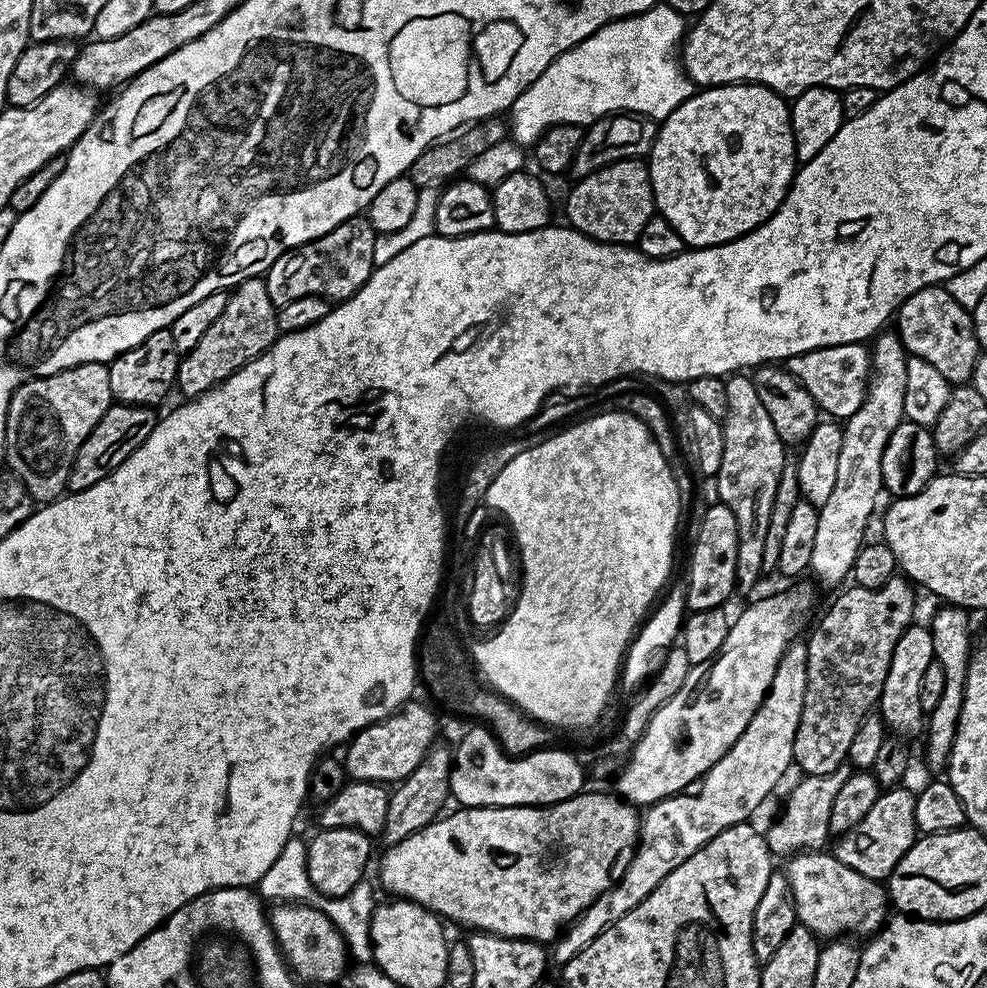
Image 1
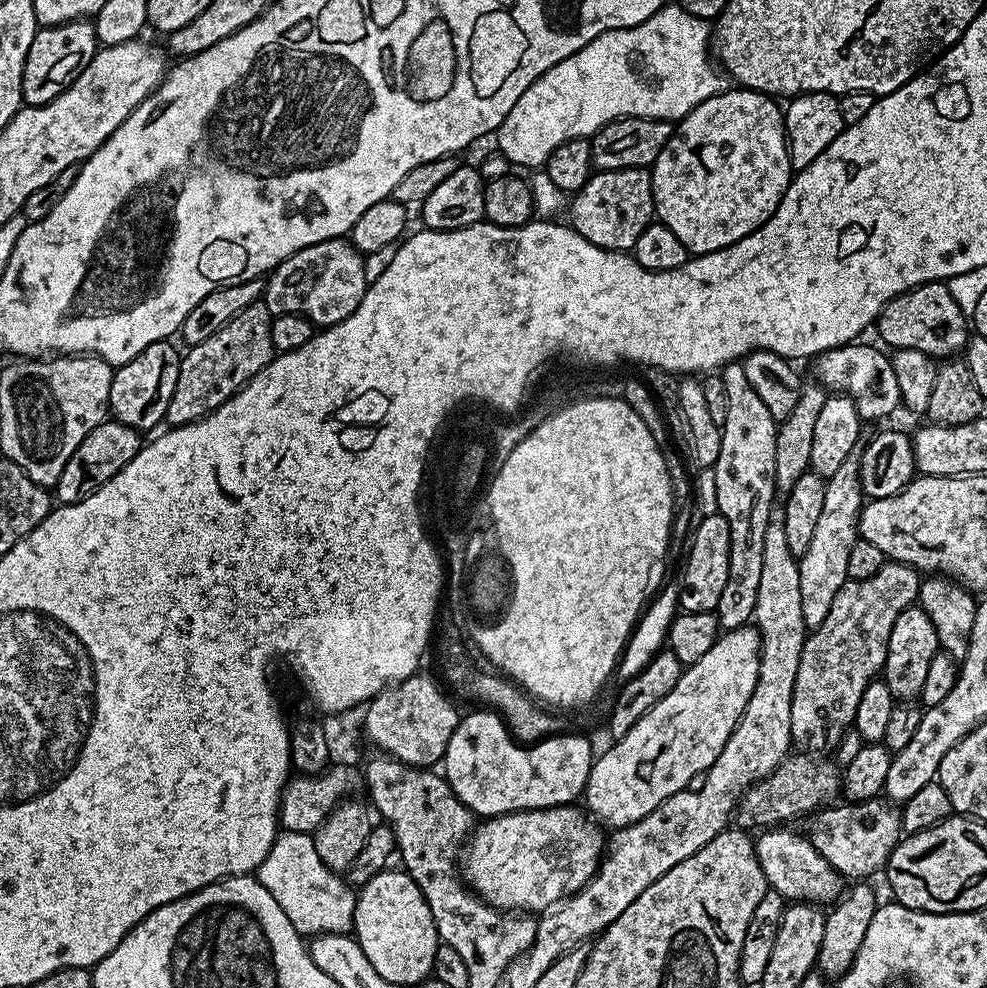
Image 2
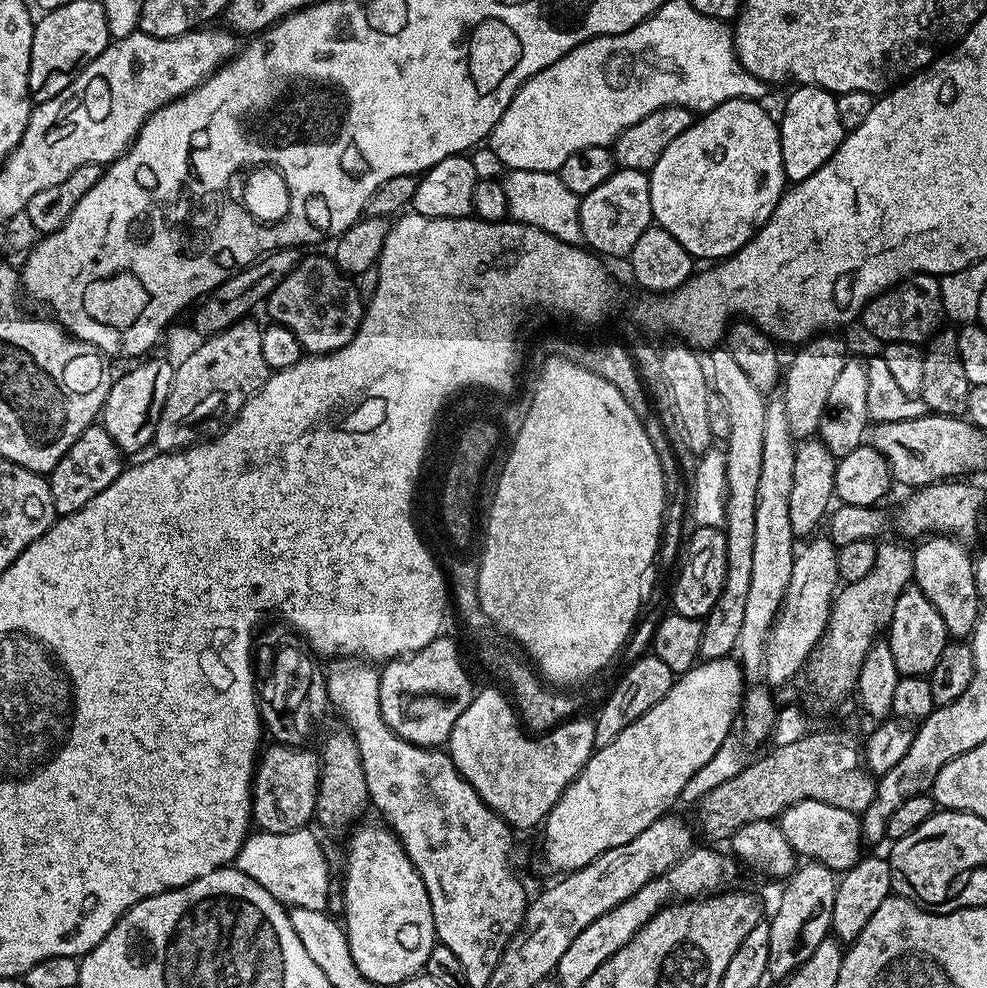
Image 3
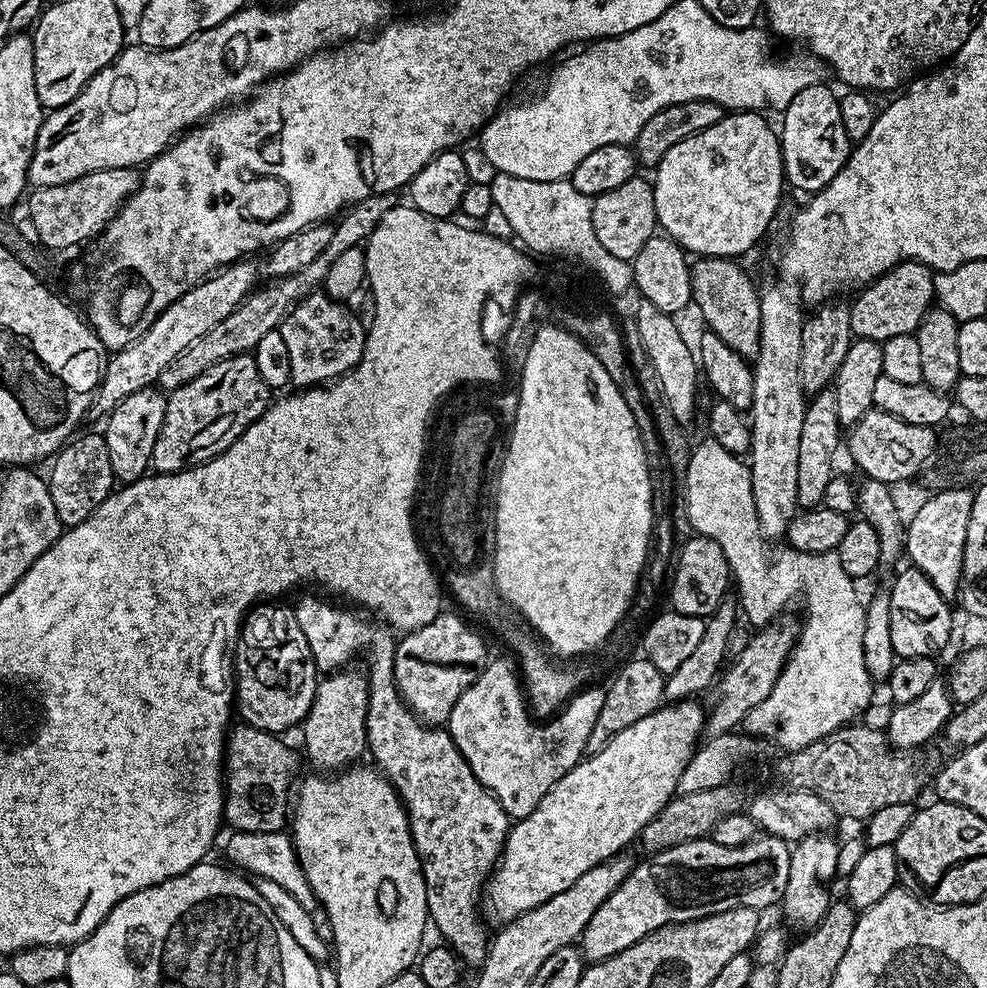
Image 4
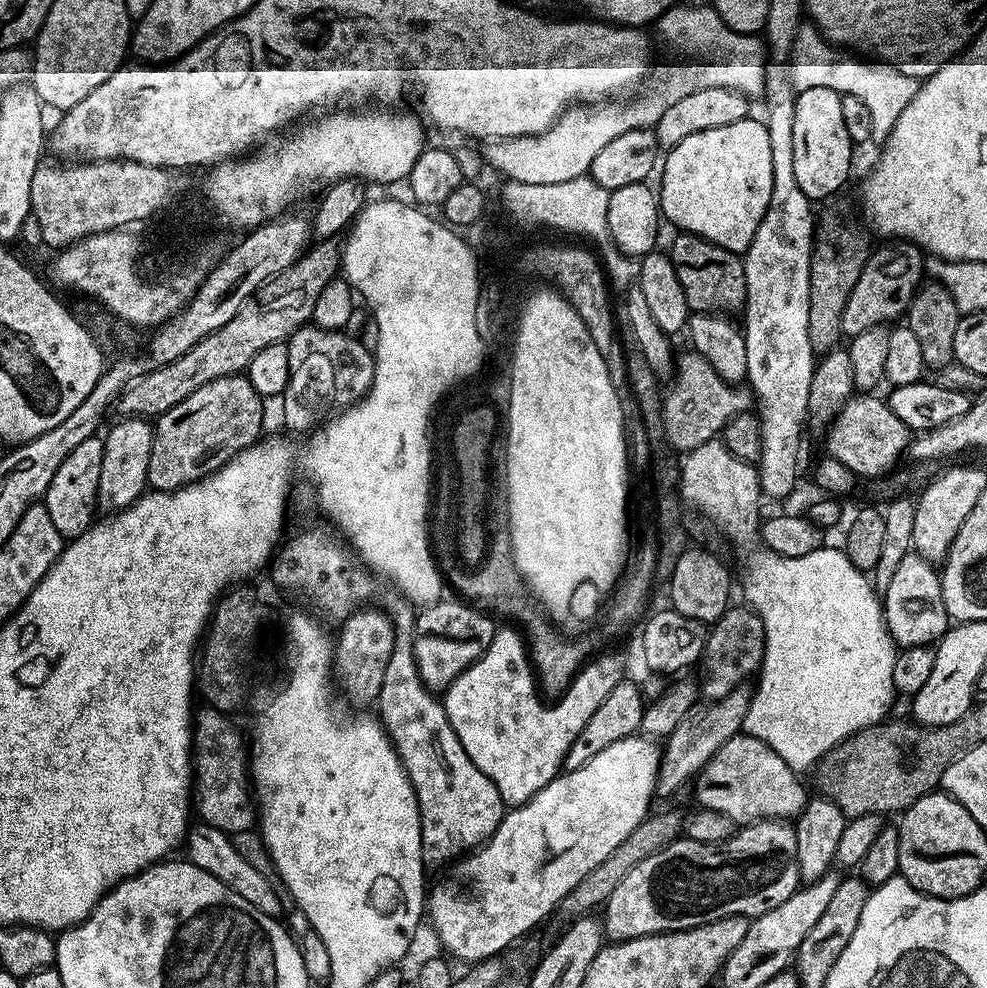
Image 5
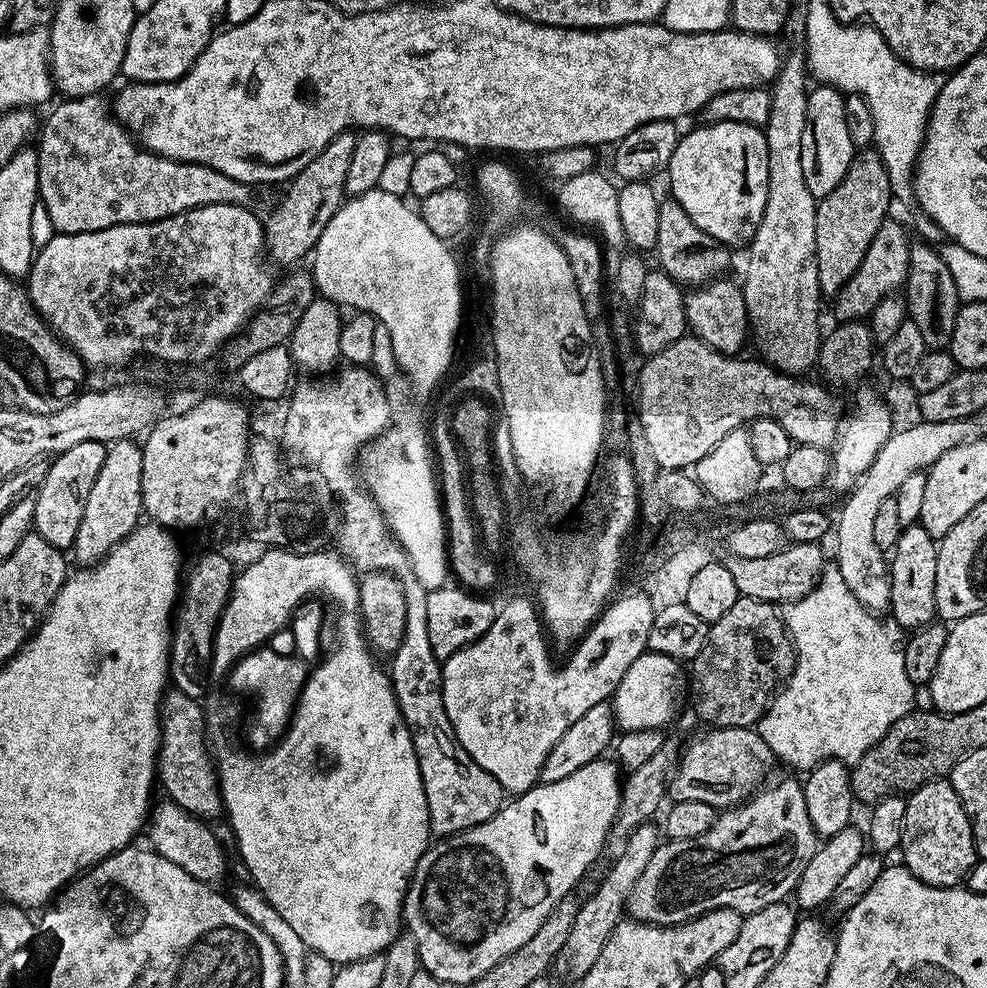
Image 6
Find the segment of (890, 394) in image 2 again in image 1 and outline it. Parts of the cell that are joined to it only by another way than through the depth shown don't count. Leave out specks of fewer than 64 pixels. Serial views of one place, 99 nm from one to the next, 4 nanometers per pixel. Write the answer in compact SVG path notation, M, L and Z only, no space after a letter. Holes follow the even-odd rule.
M843 344L810 350L806 354L791 356L786 361L788 372L798 378L798 382L814 398L821 413L829 412L836 422L849 420L862 406L864 395L868 393L868 378L872 371L872 357L864 344Z

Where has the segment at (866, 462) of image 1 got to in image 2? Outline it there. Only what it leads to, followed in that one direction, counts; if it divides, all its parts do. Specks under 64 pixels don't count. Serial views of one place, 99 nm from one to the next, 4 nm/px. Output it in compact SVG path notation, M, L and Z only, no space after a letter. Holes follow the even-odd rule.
M853 454L838 466L833 476L827 477L824 489L826 499L822 502L822 515L814 526L814 538L806 546L806 554L799 557L802 578L802 618L805 629L822 626L838 590L849 580L850 550L858 539L857 528L861 508L866 503L864 488L860 485L860 457Z

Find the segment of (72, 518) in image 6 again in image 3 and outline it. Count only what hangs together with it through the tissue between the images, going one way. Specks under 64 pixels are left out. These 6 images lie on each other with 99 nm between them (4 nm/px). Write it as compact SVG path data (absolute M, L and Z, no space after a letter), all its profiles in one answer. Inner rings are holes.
M102 426L87 428L78 438L78 442L74 442L74 446L70 446L66 454L62 454L58 466L54 466L54 470L50 473L48 485L54 498L57 517L69 516L82 510L86 502L102 494L102 490L106 490L110 482L120 477L122 471L120 459L122 453L119 446L114 442L114 438L110 438L110 434L106 434Z

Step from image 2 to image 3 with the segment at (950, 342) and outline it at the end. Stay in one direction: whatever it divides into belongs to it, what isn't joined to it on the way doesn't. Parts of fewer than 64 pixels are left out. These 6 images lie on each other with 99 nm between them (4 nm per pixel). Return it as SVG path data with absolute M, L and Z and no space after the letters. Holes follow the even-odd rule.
M927 274L910 276L907 280L897 284L895 288L890 288L881 296L874 297L864 307L864 311L860 313L858 320L859 323L864 323L864 328L870 335L877 336L880 342L884 344L893 344L894 342L902 342L904 340L907 344L923 345L925 342L931 341L946 320L940 281L937 277Z

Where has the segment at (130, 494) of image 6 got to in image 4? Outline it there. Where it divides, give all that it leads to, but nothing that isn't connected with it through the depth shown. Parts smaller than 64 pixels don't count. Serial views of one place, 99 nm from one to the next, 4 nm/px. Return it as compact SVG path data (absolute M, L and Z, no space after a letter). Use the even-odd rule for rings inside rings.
M159 387L143 388L138 394L130 394L116 409L107 413L108 425L102 428L106 450L110 450L110 466L113 477L121 485L133 484L149 471L154 442L158 430L162 430L162 418L166 414L168 396Z

